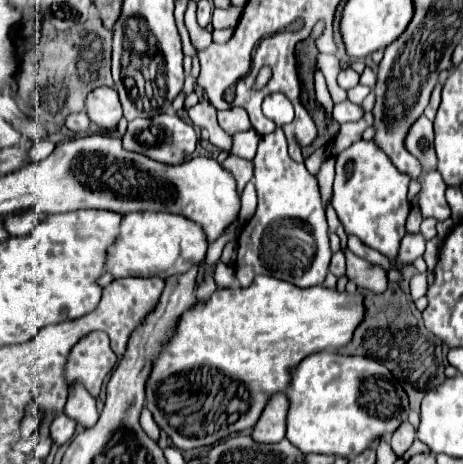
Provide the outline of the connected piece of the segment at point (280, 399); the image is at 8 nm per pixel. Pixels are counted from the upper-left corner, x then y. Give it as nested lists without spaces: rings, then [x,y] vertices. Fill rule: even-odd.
[[[278,392],[272,396],[268,402],[268,408],[264,408],[264,416],[260,416],[252,438],[264,442],[264,444],[274,444],[280,442],[286,436],[286,418],[288,418],[288,396]]]

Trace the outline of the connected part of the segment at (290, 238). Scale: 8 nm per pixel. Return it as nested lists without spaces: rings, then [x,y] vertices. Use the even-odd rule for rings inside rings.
[[[281,128],[260,138],[254,158],[254,184],[258,192],[258,210],[238,236],[238,284],[246,288],[258,274],[274,276],[300,288],[322,284],[328,274],[332,252],[318,178],[310,174],[304,164],[288,156]]]

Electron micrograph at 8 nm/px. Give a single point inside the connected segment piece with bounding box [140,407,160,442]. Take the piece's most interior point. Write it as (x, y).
(147, 422)

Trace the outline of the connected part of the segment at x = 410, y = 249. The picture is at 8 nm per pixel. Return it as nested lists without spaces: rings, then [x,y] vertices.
[[[420,232],[406,234],[402,240],[402,246],[400,246],[400,264],[404,264],[404,262],[410,264],[416,258],[420,258],[424,254],[424,248],[426,248],[426,238]]]

